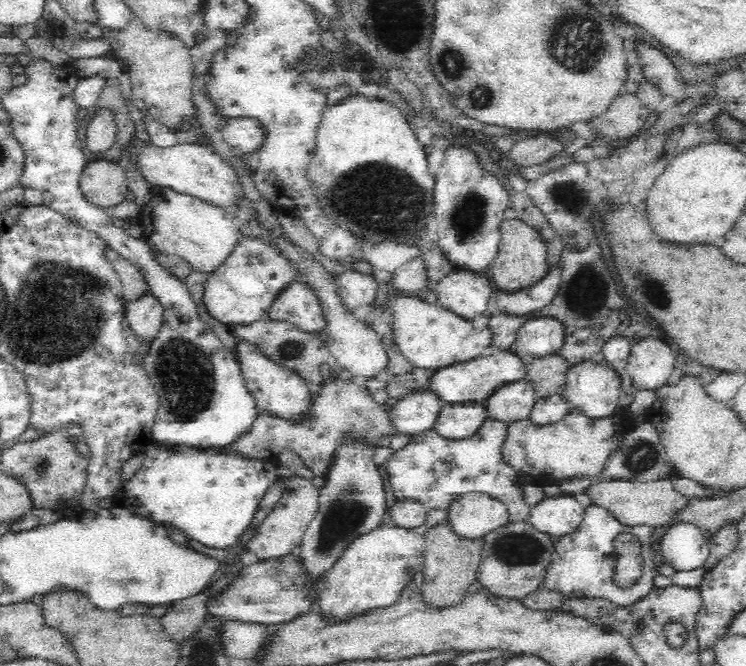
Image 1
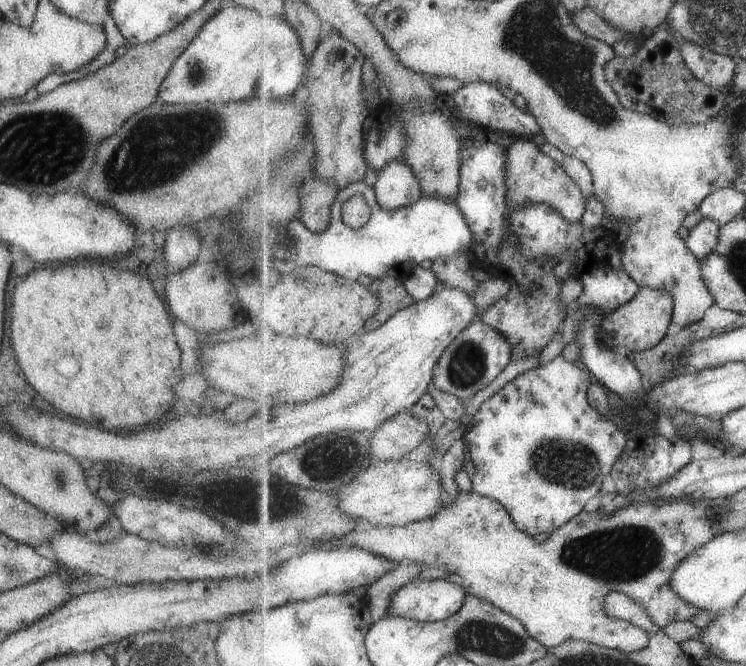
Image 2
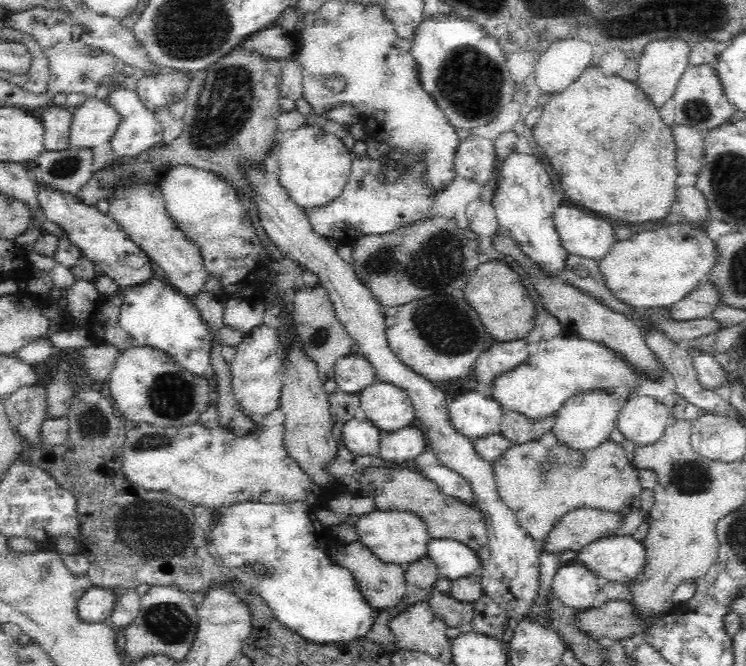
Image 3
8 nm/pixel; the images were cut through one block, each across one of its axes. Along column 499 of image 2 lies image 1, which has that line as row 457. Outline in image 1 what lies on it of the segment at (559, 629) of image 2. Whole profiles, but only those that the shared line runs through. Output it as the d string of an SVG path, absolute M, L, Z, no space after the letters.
M618 410L612 416L591 419L572 411L562 420L552 424L534 424L529 418L509 423L502 444L502 459L522 475L566 480L574 476L596 476L604 469L611 453L618 448L620 440L632 428L633 416Z

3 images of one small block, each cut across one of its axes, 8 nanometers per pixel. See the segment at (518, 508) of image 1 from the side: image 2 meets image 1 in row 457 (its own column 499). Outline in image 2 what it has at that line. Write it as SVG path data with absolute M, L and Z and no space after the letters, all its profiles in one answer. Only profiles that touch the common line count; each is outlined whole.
M563 356L556 357L547 366L522 373L512 382L509 382L498 394L495 394L481 406L467 432L460 432L467 444L468 456L464 463L464 470L472 479L473 492L501 502L509 510L510 516L519 530L531 537L541 533L549 533L551 536L555 530L590 508L591 500L601 493L605 478L614 470L614 465L619 461L619 458L622 458L623 452L626 450L625 444L628 440L625 438L625 434L613 424L611 418L598 414L594 411L595 405L589 403L588 391L594 382L592 375L580 362L566 360Z

